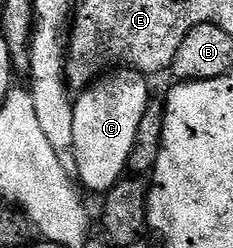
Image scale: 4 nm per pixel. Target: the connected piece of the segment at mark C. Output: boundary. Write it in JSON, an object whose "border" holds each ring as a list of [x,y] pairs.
{"border":[[[112,70],[101,75],[95,83],[75,97],[72,105],[74,110],[72,153],[76,159],[75,173],[85,189],[88,187],[92,192],[106,194],[125,175],[140,123],[150,112],[148,80],[149,77],[143,72]]]}

